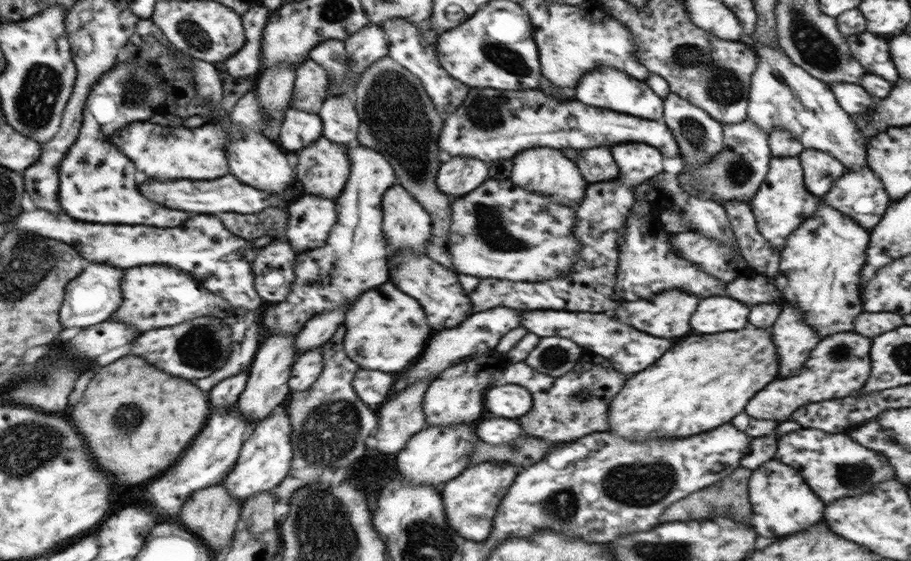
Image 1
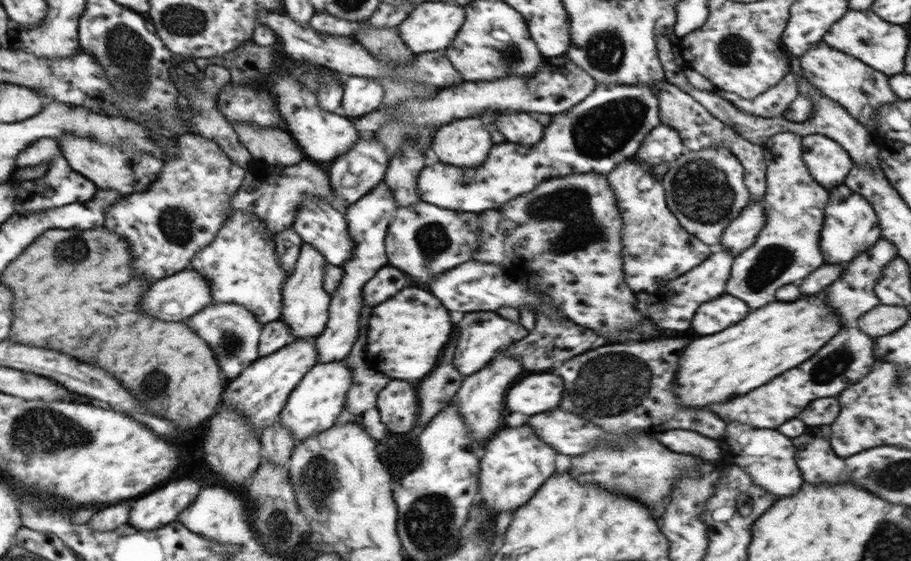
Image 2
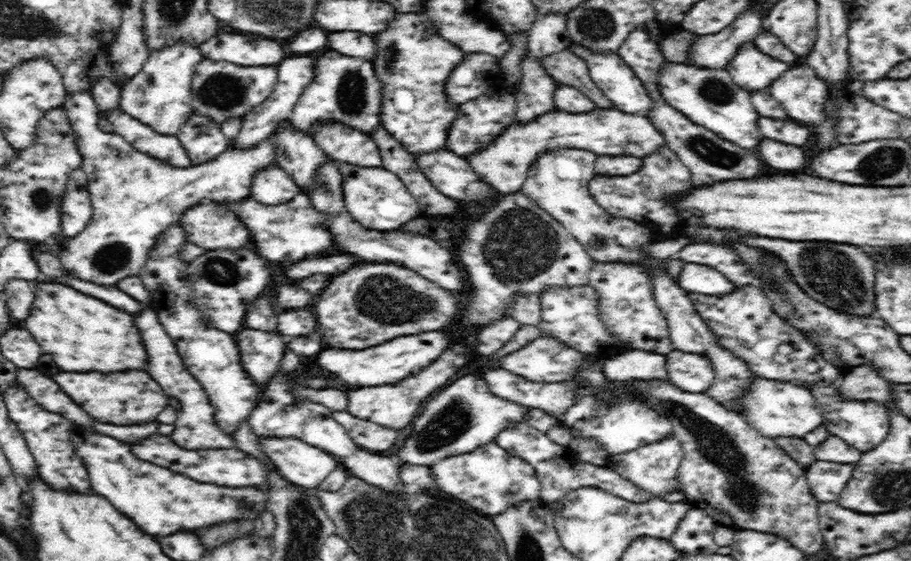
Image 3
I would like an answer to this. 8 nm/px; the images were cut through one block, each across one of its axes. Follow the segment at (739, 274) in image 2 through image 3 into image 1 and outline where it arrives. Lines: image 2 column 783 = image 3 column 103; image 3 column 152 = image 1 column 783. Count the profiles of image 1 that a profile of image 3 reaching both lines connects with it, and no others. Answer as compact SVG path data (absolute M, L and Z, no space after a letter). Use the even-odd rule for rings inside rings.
M772 156L769 171L762 181L758 192L750 202L750 206L757 220L760 234L770 243L770 247L781 252L786 239L802 224L821 203L821 198L814 196L803 181L803 168L799 157Z

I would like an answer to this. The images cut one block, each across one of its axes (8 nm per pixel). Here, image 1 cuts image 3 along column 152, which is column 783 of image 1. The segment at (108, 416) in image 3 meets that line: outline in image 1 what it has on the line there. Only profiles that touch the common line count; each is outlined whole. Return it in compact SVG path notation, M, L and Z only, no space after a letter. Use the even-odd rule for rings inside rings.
M854 332L833 334L823 338L810 352L810 358L806 360L800 374L774 380L764 390L760 390L746 406L746 414L758 420L788 420L788 414L792 414L796 408L810 404L810 402L822 402L832 398L844 398L854 394L870 376L870 338Z

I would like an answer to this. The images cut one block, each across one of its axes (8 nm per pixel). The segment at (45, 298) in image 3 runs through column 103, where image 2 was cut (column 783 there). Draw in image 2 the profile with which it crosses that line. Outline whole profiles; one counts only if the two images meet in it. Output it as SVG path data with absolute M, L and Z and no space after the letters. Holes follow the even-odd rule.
M808 296L792 302L772 302L750 312L738 326L694 340L682 356L676 394L686 406L706 406L746 394L770 378L806 362L840 332L840 320L824 296Z

